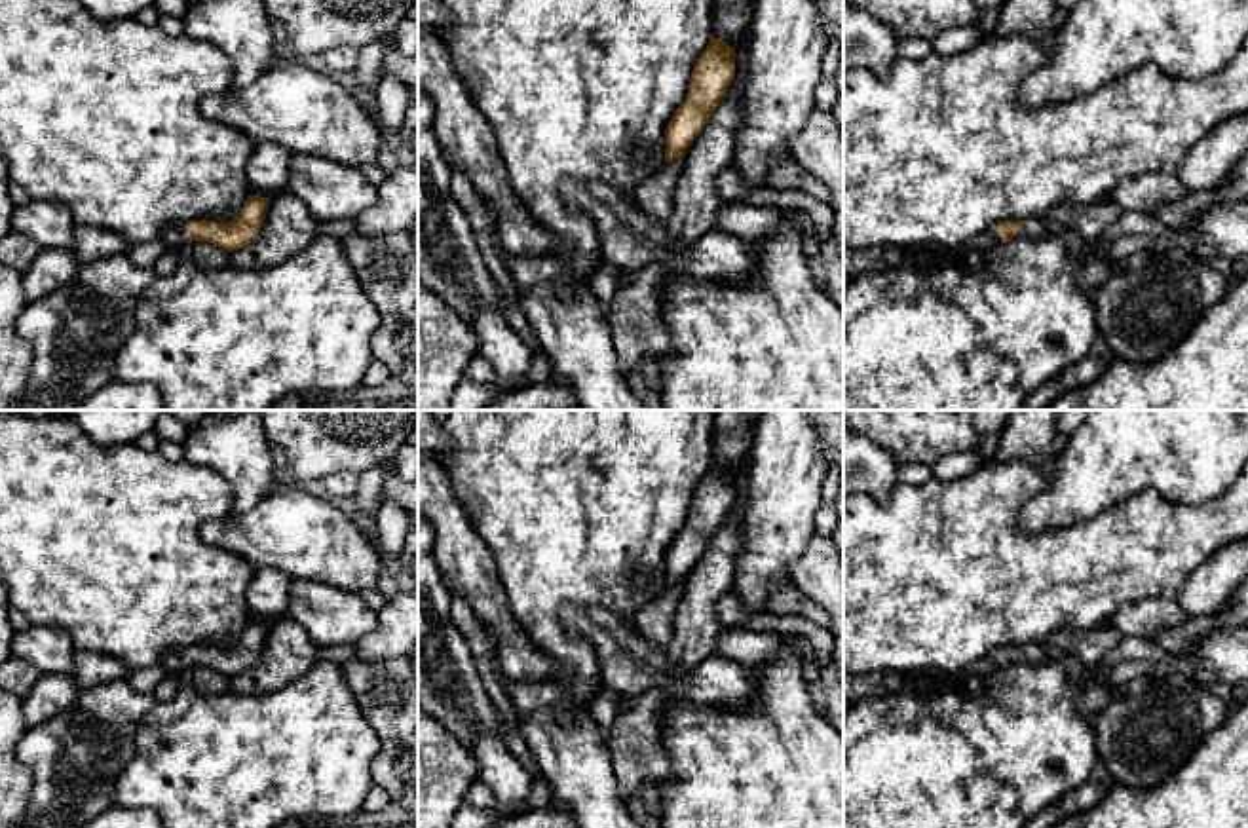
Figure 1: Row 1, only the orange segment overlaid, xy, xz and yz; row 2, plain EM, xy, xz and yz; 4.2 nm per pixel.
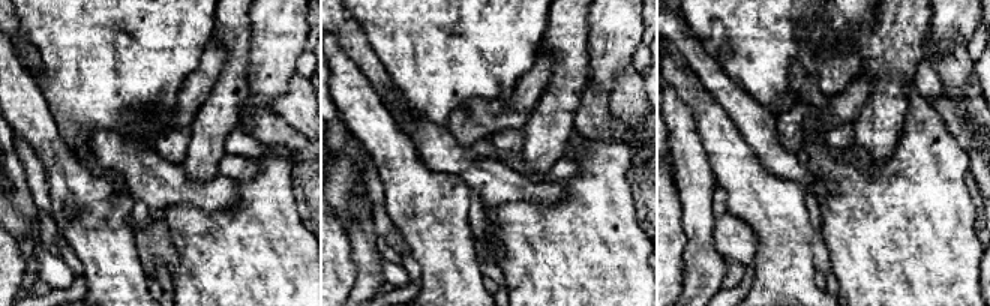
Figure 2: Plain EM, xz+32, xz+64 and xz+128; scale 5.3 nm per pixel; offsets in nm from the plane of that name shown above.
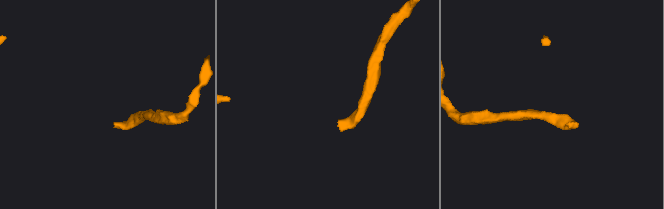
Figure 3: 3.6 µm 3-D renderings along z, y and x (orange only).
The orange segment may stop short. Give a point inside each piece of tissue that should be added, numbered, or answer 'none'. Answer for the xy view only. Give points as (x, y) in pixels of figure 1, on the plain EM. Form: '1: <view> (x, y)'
1: xy (173, 661)

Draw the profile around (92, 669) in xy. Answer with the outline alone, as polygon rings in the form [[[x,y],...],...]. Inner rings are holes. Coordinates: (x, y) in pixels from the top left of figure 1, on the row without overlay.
[[[76,651],[74,680],[80,689],[97,687],[114,680],[127,680],[131,670],[116,657],[93,651]]]

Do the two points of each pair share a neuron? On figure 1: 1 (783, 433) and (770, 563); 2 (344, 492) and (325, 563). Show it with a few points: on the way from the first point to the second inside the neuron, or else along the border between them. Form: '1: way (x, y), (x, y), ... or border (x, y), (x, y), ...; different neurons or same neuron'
1: way (783, 466), (783, 494), (774, 530); same neuron
2: border (333, 498), (340, 504); different neurons

